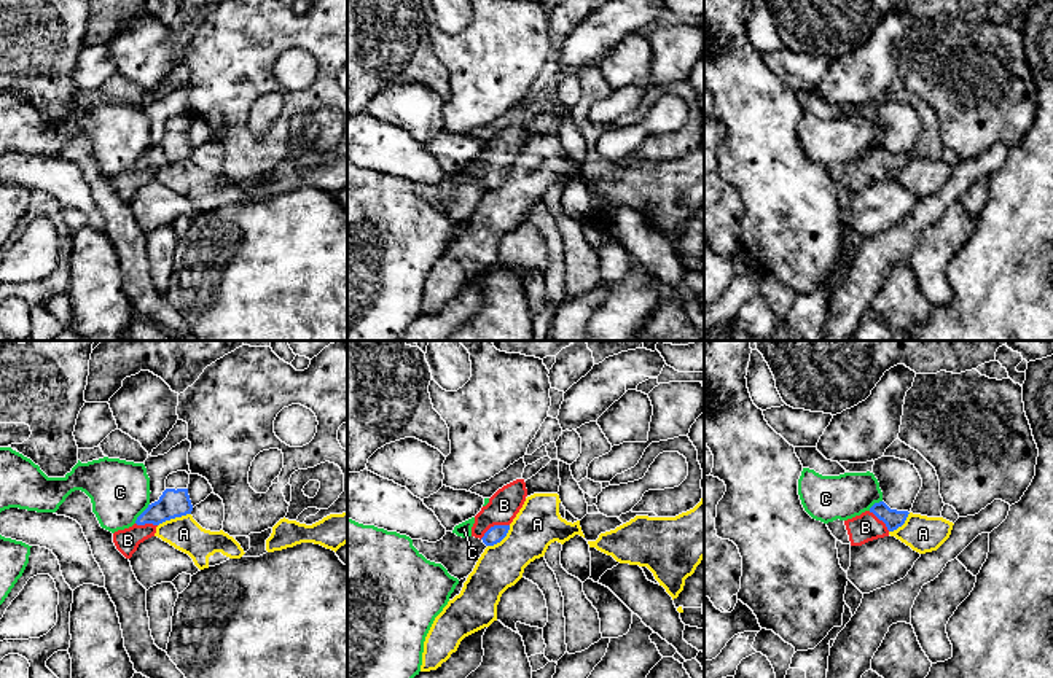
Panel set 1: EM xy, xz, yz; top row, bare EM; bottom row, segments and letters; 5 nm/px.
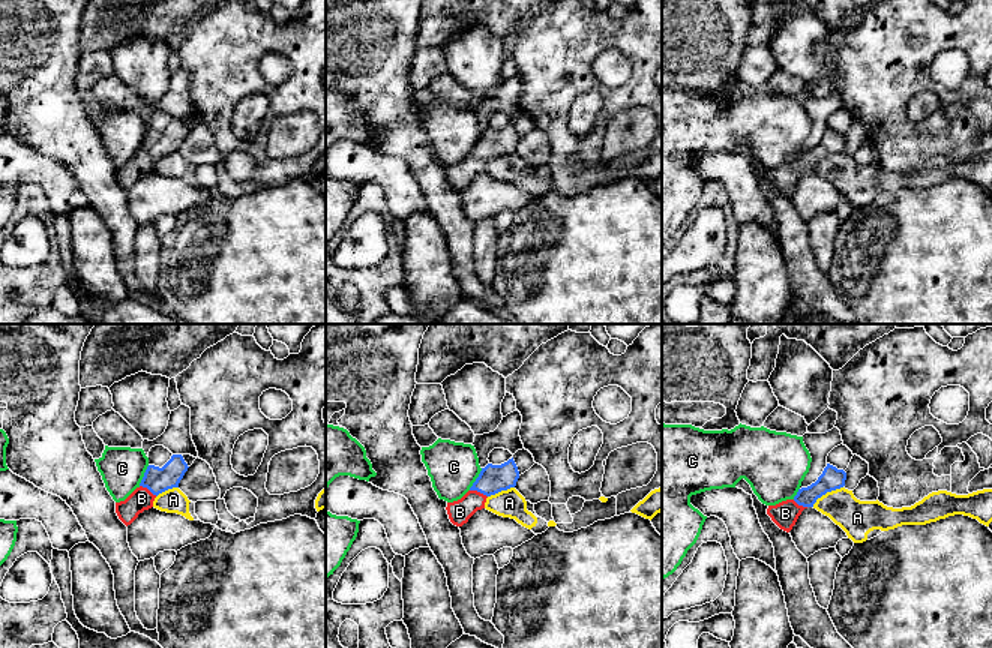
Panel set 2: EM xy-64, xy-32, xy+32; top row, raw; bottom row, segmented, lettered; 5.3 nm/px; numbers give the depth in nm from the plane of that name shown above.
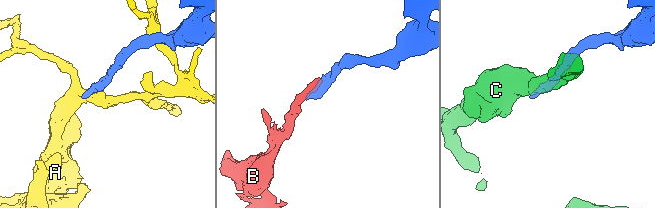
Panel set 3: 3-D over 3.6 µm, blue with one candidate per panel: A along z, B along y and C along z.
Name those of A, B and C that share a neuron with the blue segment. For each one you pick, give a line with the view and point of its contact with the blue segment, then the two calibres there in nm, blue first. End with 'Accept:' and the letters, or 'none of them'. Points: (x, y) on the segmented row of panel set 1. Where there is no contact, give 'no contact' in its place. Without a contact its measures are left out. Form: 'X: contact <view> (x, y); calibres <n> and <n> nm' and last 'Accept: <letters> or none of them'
B: contact xz (494, 526); calibres 90 and 160 nm
Accept: B

